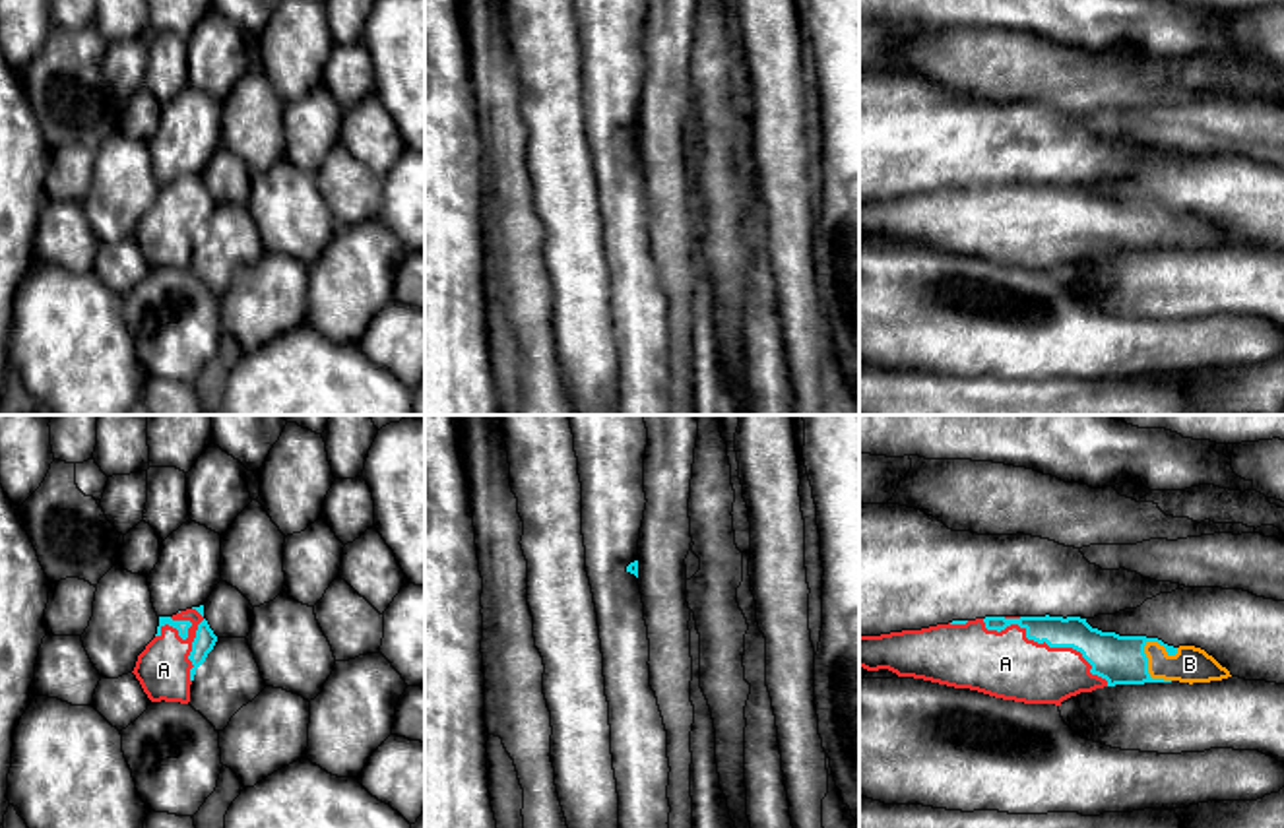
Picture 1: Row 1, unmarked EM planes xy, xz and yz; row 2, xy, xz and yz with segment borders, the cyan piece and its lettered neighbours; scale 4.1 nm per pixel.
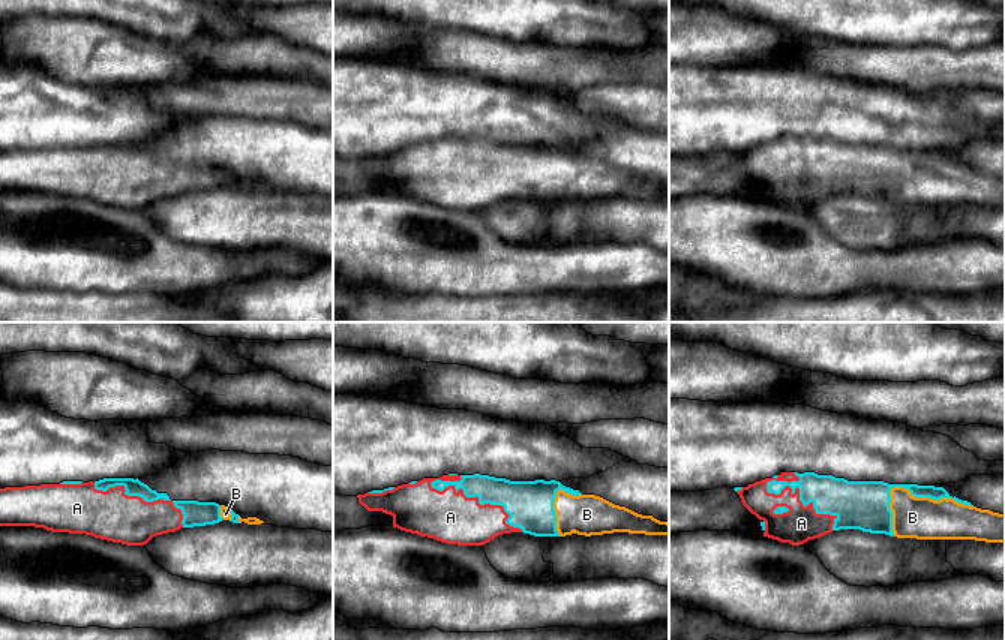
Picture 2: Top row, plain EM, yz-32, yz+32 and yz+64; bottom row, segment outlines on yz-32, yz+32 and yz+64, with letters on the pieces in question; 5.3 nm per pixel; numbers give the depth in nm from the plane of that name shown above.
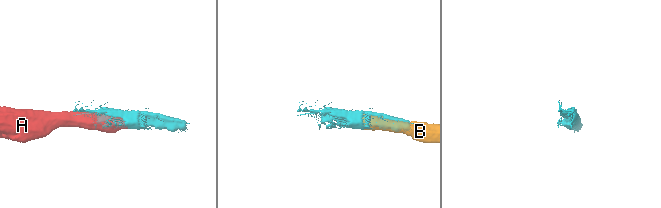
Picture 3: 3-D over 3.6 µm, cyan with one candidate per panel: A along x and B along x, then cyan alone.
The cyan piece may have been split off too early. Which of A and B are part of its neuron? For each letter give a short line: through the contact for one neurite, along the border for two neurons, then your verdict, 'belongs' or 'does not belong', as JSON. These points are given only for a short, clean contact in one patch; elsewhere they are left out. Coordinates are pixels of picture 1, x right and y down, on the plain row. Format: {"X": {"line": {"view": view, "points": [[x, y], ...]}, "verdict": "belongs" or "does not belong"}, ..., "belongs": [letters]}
{"A": {"verdict": "does not belong"}, "B": {"verdict": "does not belong"}, "belongs": []}

